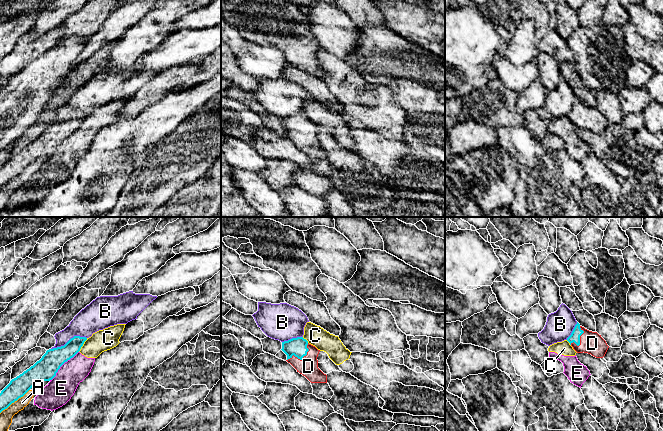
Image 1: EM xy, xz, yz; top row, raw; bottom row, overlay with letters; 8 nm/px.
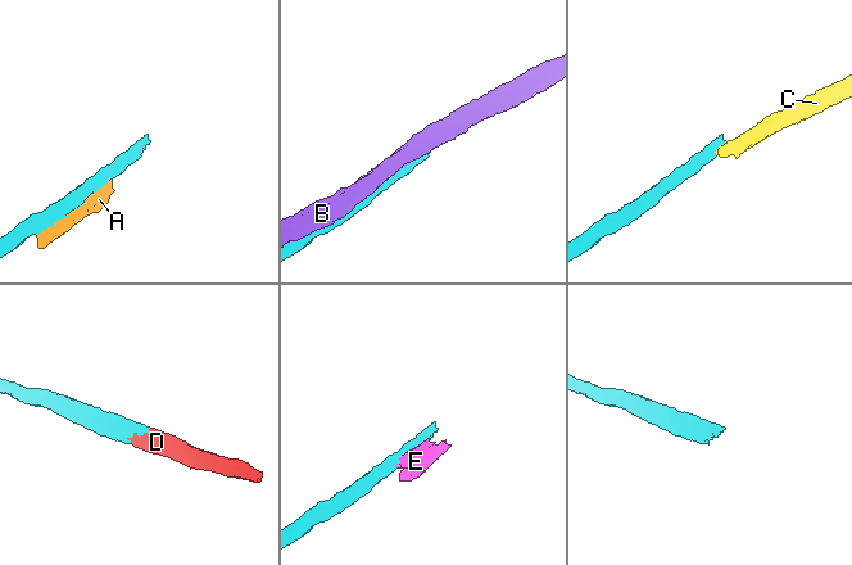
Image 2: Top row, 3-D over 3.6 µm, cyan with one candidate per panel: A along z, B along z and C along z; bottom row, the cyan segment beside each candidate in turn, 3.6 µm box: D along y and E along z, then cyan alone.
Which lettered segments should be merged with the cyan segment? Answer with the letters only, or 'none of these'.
D

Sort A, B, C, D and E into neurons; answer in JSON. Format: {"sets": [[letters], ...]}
{"sets": [["A"], ["B"], ["C", "E"], ["D"]]}

